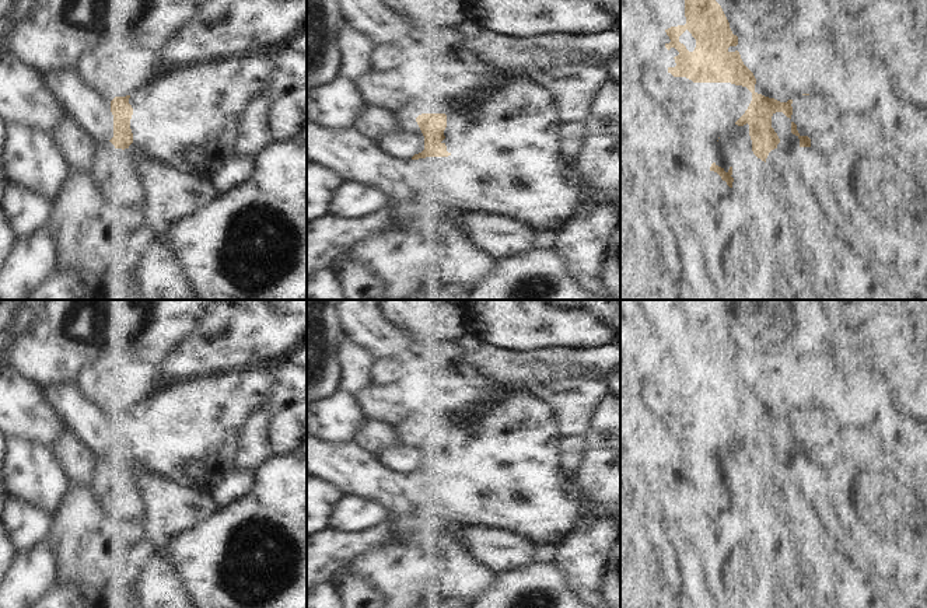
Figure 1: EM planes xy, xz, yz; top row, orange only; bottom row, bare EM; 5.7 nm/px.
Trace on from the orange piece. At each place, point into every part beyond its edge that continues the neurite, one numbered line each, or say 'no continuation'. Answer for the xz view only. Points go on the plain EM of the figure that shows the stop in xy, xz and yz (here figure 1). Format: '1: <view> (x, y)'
no continuation

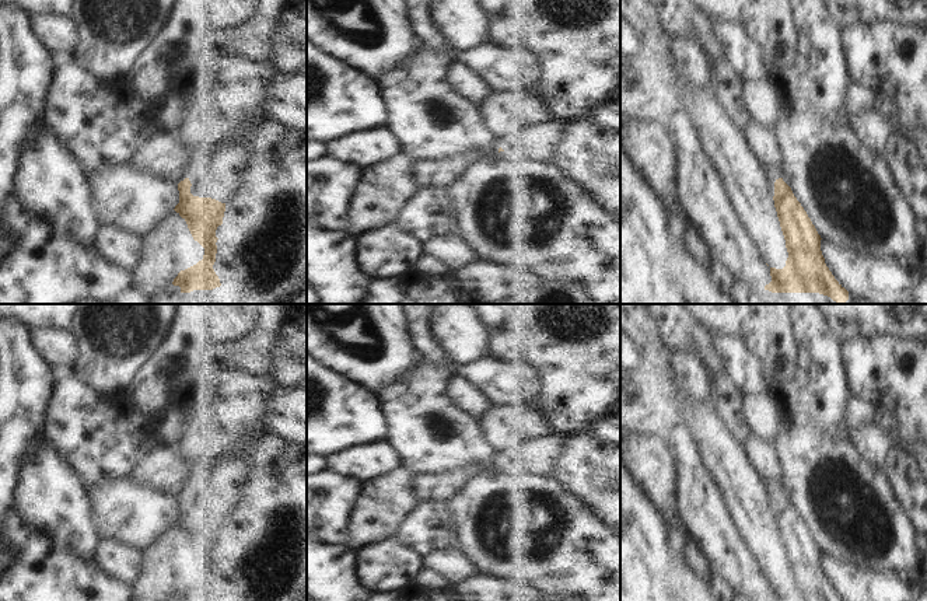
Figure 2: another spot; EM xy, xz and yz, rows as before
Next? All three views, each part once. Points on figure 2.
1: xy (221, 493)

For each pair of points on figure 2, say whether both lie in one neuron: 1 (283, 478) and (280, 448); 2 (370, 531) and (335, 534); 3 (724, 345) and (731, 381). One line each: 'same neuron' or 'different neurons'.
1: same neuron
2: different neurons
3: different neurons

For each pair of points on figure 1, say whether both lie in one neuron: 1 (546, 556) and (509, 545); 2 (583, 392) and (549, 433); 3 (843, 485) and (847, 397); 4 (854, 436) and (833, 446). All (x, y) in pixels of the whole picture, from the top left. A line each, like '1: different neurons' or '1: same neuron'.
1: different neurons
2: different neurons
3: different neurons
4: different neurons

